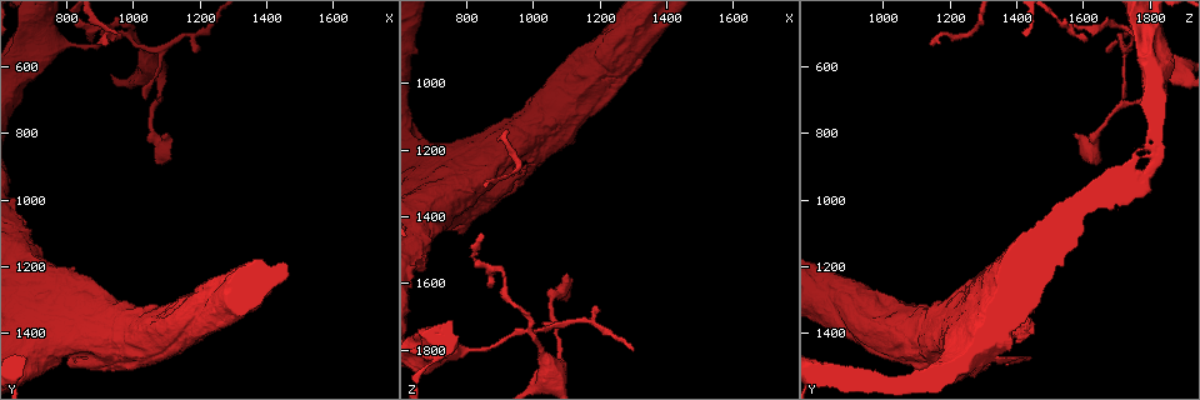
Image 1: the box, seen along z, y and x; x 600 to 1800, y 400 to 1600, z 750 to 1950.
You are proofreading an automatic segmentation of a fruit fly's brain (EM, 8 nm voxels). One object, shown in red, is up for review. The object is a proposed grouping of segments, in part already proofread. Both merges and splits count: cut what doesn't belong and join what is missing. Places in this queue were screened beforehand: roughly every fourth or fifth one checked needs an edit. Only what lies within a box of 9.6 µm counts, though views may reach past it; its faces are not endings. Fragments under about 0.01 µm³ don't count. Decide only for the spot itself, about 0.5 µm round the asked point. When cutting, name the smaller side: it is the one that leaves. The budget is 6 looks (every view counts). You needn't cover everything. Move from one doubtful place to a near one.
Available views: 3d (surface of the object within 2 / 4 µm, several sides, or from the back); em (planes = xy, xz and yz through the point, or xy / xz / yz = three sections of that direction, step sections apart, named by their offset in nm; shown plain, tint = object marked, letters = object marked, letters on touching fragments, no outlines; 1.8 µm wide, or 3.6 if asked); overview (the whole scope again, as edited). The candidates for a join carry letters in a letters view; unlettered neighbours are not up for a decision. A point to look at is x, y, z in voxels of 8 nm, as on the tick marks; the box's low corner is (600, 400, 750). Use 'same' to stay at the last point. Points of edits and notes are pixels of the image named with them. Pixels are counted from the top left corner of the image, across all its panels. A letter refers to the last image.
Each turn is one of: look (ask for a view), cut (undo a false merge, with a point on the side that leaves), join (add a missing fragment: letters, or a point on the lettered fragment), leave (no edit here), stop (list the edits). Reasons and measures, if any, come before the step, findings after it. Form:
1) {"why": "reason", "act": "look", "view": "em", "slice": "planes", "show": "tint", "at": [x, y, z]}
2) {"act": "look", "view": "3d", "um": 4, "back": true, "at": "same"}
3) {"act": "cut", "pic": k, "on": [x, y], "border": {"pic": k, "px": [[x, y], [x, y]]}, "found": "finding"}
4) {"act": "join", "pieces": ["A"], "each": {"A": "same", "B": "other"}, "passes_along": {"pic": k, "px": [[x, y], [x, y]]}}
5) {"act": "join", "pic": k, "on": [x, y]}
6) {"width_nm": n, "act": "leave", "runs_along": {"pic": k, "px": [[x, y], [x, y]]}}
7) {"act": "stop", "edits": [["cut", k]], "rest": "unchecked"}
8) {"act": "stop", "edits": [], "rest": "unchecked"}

{"why": "four arms meet", "act": "look", "view": "3d", "um": 2, "at": [980, 490, 1740]}

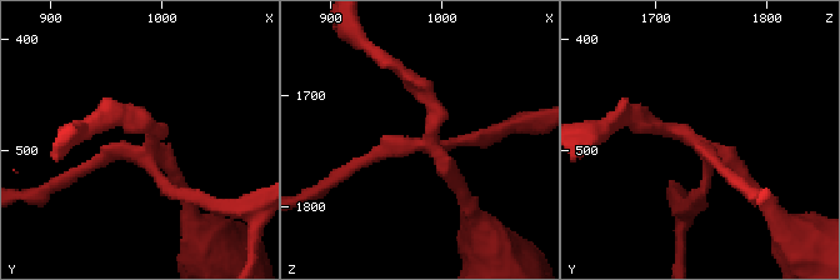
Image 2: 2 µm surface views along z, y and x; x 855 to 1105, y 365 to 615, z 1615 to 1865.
{"arms": 4, "why": "need the tissue", "act": "look", "view": "em", "um": 3.6, "slice": "yz", "step": 16, "show": "tint", "at": [982, 498, 1742]}

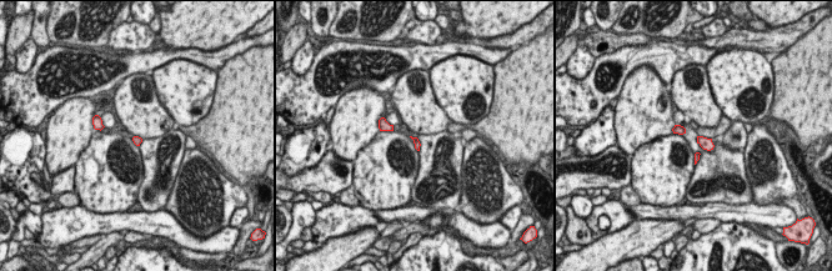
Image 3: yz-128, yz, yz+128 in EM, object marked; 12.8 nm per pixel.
{"why": "another direction", "act": "look", "view": "em", "um": 3.6, "slice": "planes", "show": "letters", "at": "same"}

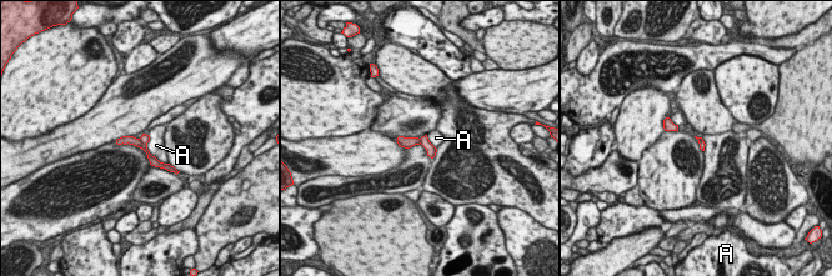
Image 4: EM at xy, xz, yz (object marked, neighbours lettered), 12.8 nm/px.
{"longest_contact_nm": ["A", 460], "act": "cut", "pic": 4, "on": [145, 139], "each": {"A": "other"}, "found": "two neurons meet here"}

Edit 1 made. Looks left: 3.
{"why": "abrupt turn", "act": "look", "view": "3d", "um": 2, "at": [960, 500, 1250]}

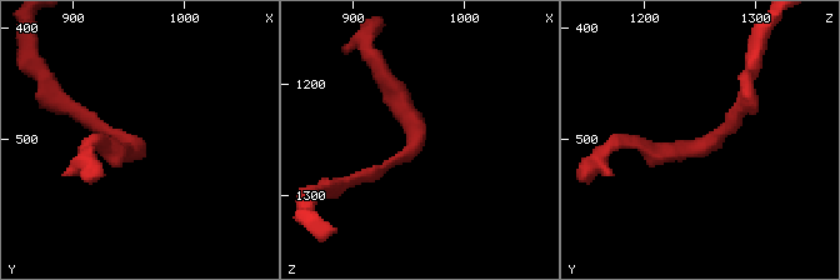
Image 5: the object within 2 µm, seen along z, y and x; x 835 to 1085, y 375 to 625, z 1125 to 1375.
{"why": "need the tissue", "act": "look", "view": "em", "slice": "planes", "show": "plain", "at": [956, 508, 1252]}

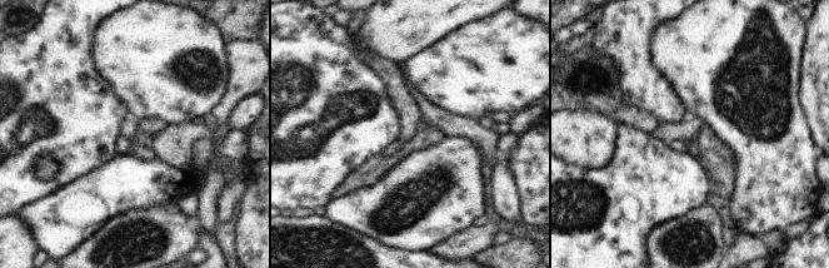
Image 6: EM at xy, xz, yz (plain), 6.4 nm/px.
{"why": "see the neighbours", "act": "look", "view": "em", "slice": "planes", "show": "letters", "at": "same"}

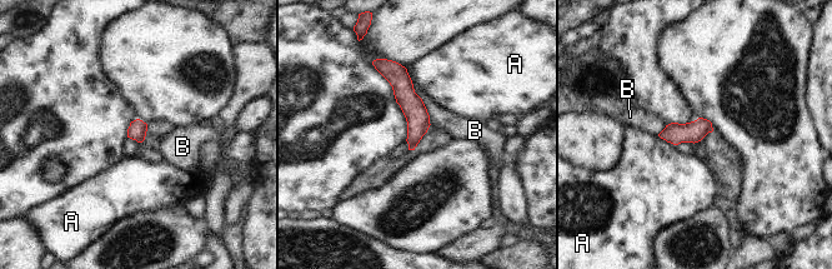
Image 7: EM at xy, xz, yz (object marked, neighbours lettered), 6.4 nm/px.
{"longest_contact_nm": ["B", 280], "act": "leave", "each": {"A": "other", "B": "other"}, "border": {"pic": 7, "px": [[412, 85], [426, 109], [430, 124]]}, "found": "continuous, no second neuron"}

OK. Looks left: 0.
{"act": "stop", "edits": [["cut", 4]], "rest": "unchecked"}

